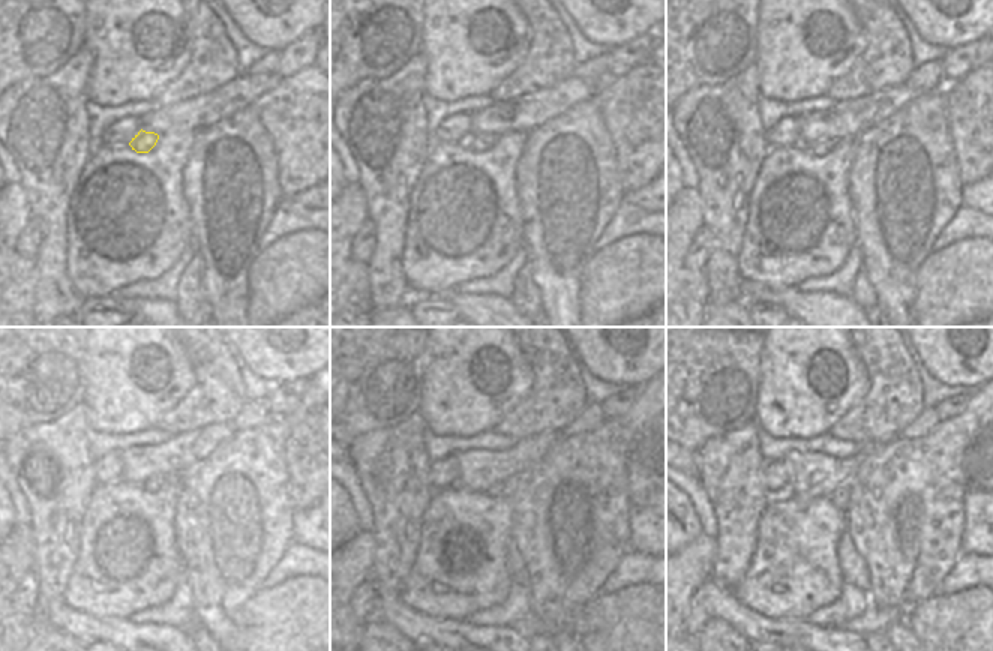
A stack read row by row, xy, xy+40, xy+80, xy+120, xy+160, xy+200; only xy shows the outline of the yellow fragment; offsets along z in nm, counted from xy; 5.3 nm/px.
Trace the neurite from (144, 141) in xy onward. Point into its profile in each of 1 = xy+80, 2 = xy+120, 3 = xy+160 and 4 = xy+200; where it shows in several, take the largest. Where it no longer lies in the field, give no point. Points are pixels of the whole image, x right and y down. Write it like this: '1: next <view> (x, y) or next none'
1: next xy+80 (821, 147)
2: next xy+120 (155, 483)
3: next xy+160 (506, 489)
4: next xy+200 (840, 497)

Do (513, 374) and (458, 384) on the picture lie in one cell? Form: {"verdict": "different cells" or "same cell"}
{"verdict": "same cell"}

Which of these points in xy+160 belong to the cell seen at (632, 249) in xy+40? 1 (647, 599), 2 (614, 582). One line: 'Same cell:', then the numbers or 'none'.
Same cell: 1

